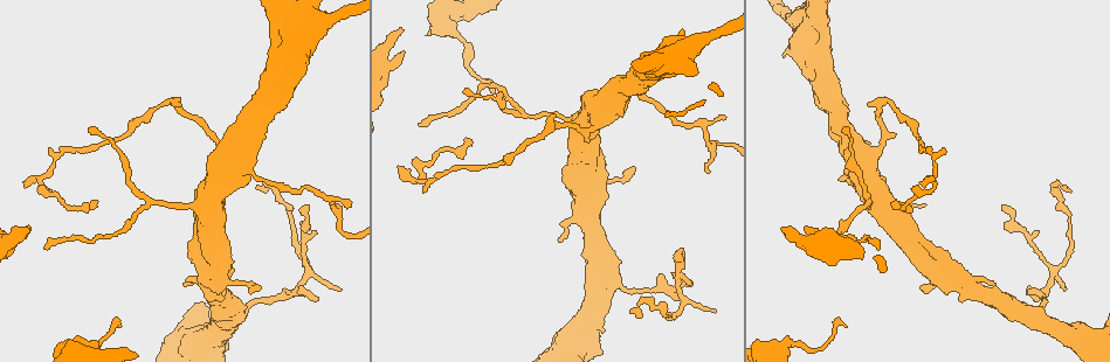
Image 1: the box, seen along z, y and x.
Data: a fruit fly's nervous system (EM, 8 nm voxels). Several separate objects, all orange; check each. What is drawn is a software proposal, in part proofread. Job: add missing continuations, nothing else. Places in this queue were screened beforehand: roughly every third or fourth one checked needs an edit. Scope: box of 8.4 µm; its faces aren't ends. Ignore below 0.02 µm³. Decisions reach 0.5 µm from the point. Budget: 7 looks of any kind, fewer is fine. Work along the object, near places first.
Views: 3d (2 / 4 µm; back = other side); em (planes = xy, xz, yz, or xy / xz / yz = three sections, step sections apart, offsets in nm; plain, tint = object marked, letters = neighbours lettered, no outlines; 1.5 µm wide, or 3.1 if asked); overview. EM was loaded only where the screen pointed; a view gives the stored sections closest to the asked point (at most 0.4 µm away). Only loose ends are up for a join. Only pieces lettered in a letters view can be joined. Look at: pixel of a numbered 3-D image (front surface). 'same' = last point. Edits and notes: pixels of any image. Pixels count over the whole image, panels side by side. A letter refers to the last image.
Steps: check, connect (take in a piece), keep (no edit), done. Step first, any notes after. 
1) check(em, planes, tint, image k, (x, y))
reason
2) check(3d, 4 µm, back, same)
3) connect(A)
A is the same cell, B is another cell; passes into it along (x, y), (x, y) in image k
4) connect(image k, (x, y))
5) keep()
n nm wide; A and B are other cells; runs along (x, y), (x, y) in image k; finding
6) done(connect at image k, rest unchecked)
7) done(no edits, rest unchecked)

check(3d, 2 µm, image 1, (679, 250))
thin end

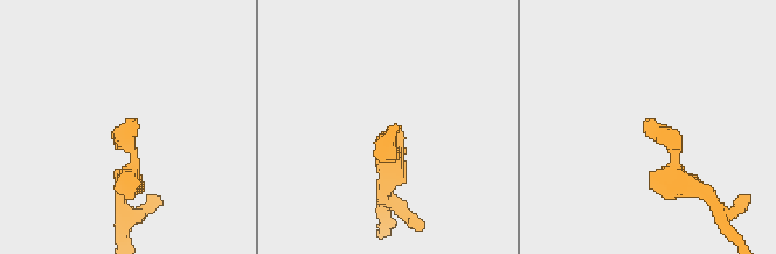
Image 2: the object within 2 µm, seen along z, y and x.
check(em, planes, letters, image 2, (649, 118))

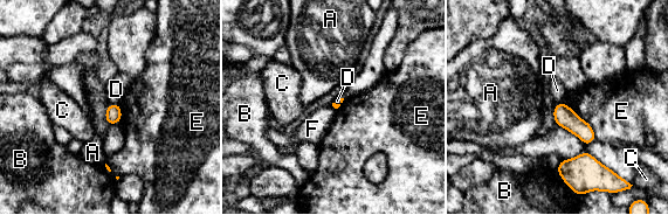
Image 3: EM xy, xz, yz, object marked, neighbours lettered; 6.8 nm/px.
keep()
A, B, C, D, E and F are other cells; border along (117, 102), (110, 104) in image 3; none of them fits

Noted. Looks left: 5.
check(3d, 4 µm, image 1, (923, 203))
free end

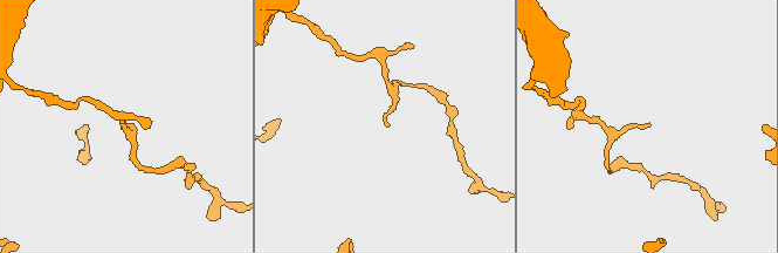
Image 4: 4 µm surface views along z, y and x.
check(em, planes, tint, image 4, (385, 123))

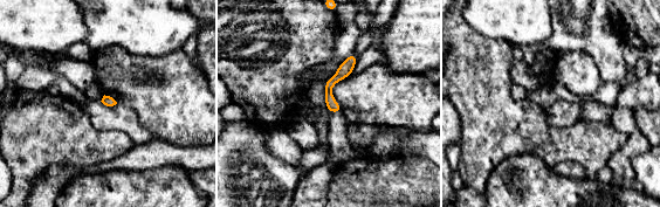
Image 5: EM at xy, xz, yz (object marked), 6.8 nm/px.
check(em, planes, letters, same)

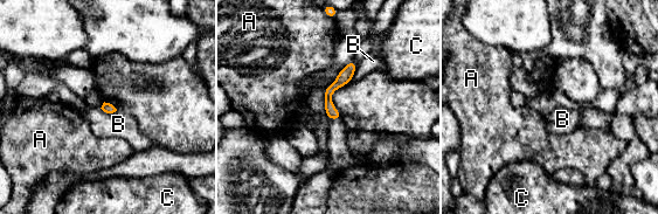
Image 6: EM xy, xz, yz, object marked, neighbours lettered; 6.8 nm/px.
keep()
A, B and C are other cells; no lettered piece goes on from it

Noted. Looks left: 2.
check(3d, 4 µm, back, image 1, (846, 326))
tapers out

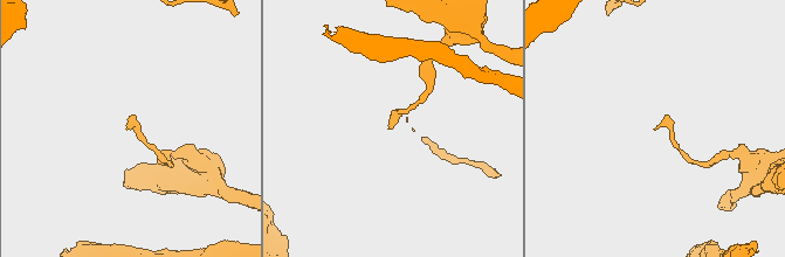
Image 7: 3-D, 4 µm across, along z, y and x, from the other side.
check(em, planes, letters, image 7, (391, 123))
now the EM

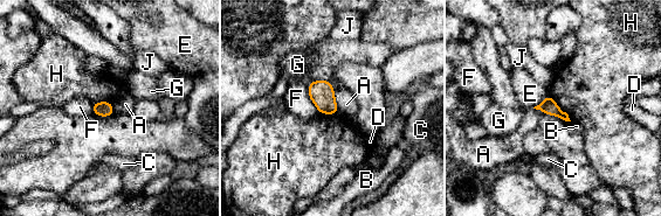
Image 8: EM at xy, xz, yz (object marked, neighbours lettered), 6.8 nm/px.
keep()
A, B, C, D, E, F, G, H and J are other cells; border along (550, 95), (571, 120) in image 8; none of them fits

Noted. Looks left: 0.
done(no edits, rest unchecked)

